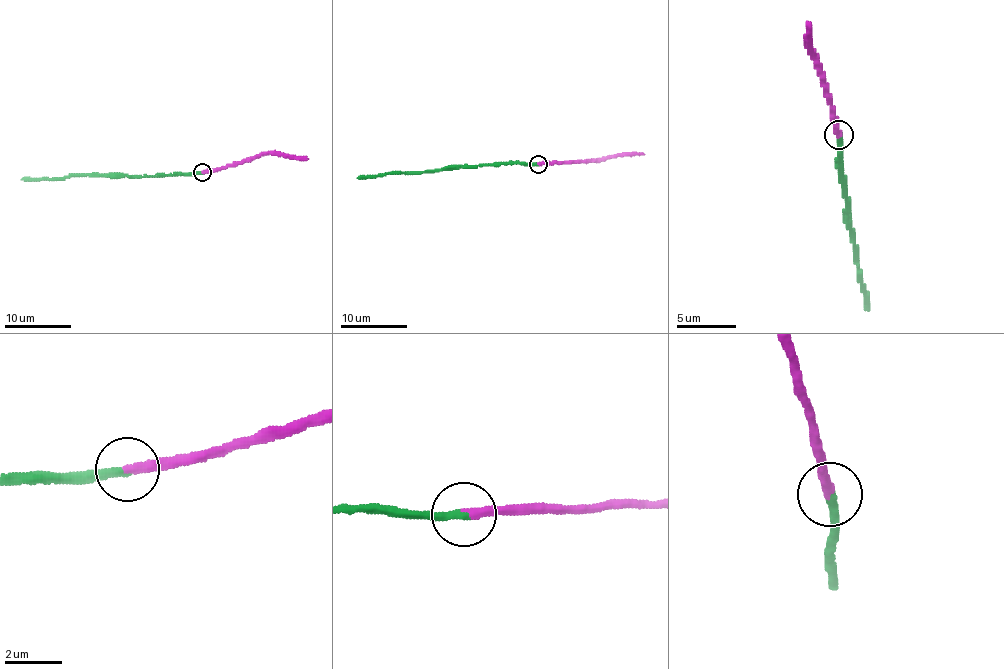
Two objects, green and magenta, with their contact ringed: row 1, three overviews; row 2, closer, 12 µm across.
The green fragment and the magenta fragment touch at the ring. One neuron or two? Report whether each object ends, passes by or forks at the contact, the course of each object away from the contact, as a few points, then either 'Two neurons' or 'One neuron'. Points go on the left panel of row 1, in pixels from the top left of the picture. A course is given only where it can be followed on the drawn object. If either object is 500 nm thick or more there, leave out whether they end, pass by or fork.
At the ring green ends. At the ring magenta ends. Course of green: (202, 171), (21, 179). Course of magenta: (202, 171), (235, 166), (262, 155), (285, 154), (308, 159). One neuron

